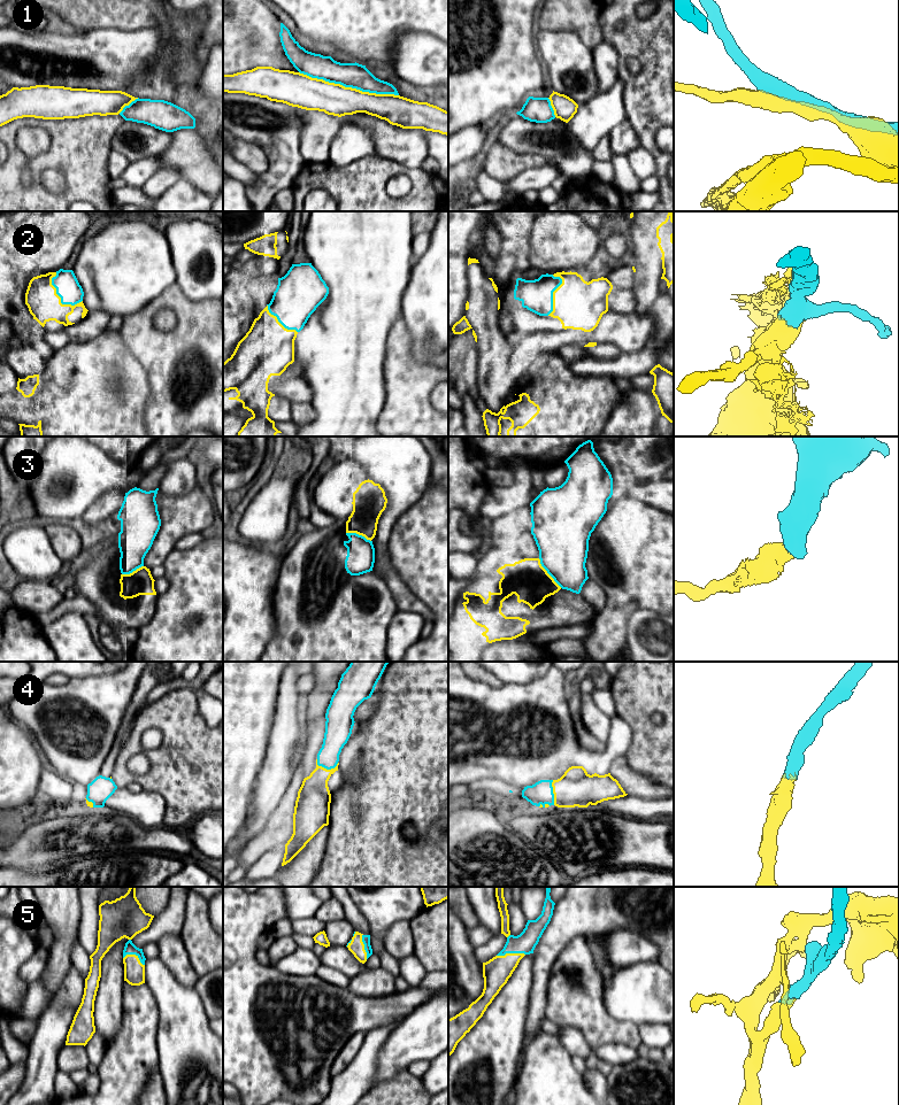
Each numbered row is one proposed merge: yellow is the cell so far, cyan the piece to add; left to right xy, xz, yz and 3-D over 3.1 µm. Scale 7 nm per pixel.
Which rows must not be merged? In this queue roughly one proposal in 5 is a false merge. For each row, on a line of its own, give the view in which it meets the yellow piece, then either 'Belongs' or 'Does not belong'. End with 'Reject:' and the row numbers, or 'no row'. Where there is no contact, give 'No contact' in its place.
1: Touches yellow in xz. Belongs
2: Touches yellow in xy. Belongs
3: Touches yellow in yz. Does not belong
4: Touches yellow in xz. Belongs
5: Touches yellow in yz. Belongs
Reject: 3

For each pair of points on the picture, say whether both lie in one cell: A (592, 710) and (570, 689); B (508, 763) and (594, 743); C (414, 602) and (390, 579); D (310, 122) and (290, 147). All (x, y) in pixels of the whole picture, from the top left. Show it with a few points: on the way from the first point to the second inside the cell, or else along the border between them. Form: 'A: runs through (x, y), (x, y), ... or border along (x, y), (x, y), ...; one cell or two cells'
A: border along (581, 693), (581, 719), (585, 726); two cells
B: border along (571, 720), (577, 741), (583, 747), (599, 752); two cells
C: runs through (408, 597), (396, 585); one cell
D: border along (300, 109), (300, 152), (304, 160); two cells

